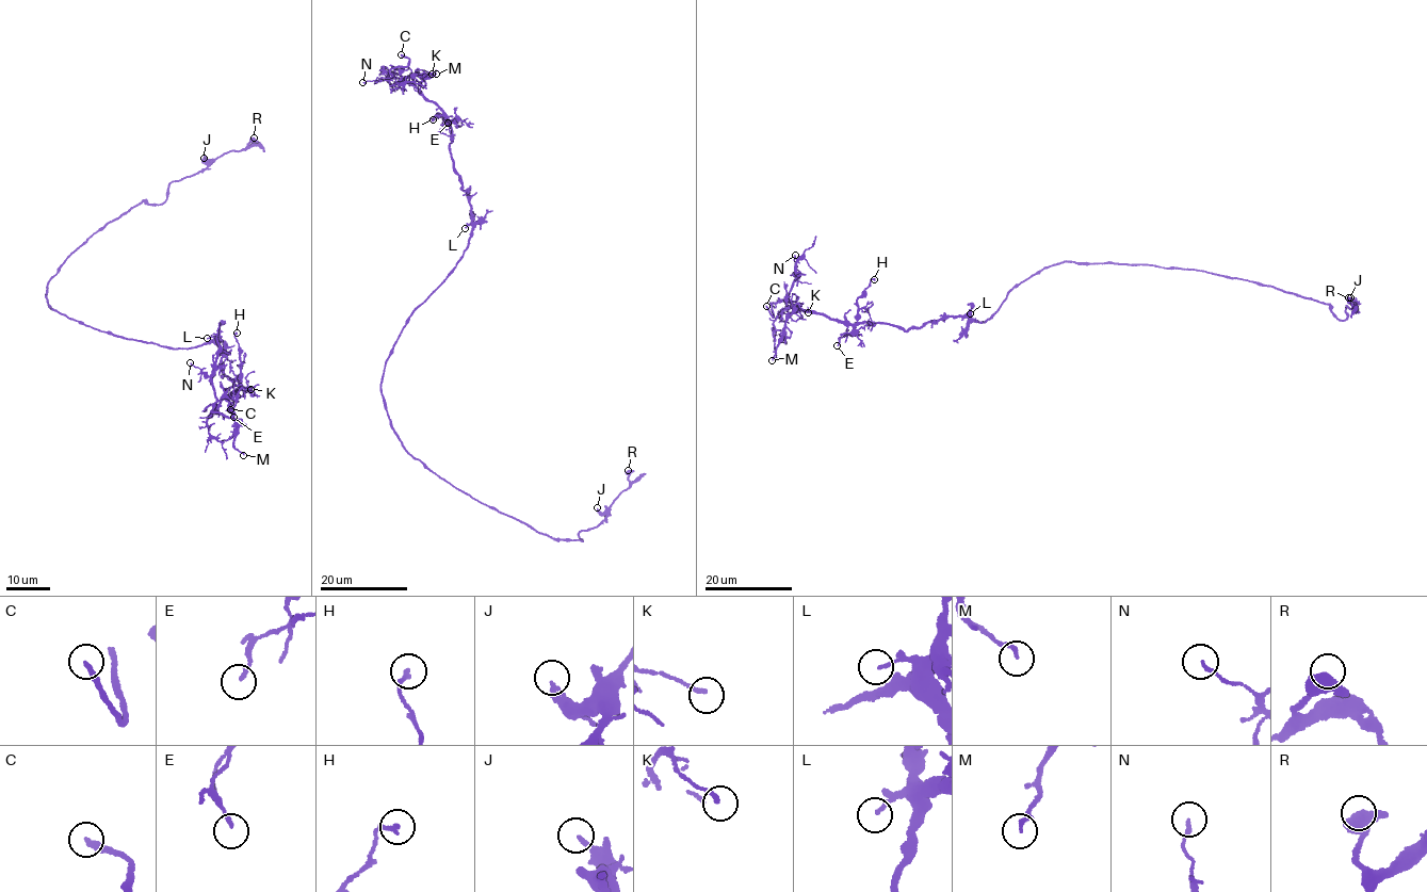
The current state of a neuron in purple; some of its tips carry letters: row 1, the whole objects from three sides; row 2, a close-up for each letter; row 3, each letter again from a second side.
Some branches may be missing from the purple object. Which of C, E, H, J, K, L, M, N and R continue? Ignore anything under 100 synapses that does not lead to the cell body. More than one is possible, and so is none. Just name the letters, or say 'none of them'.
C

